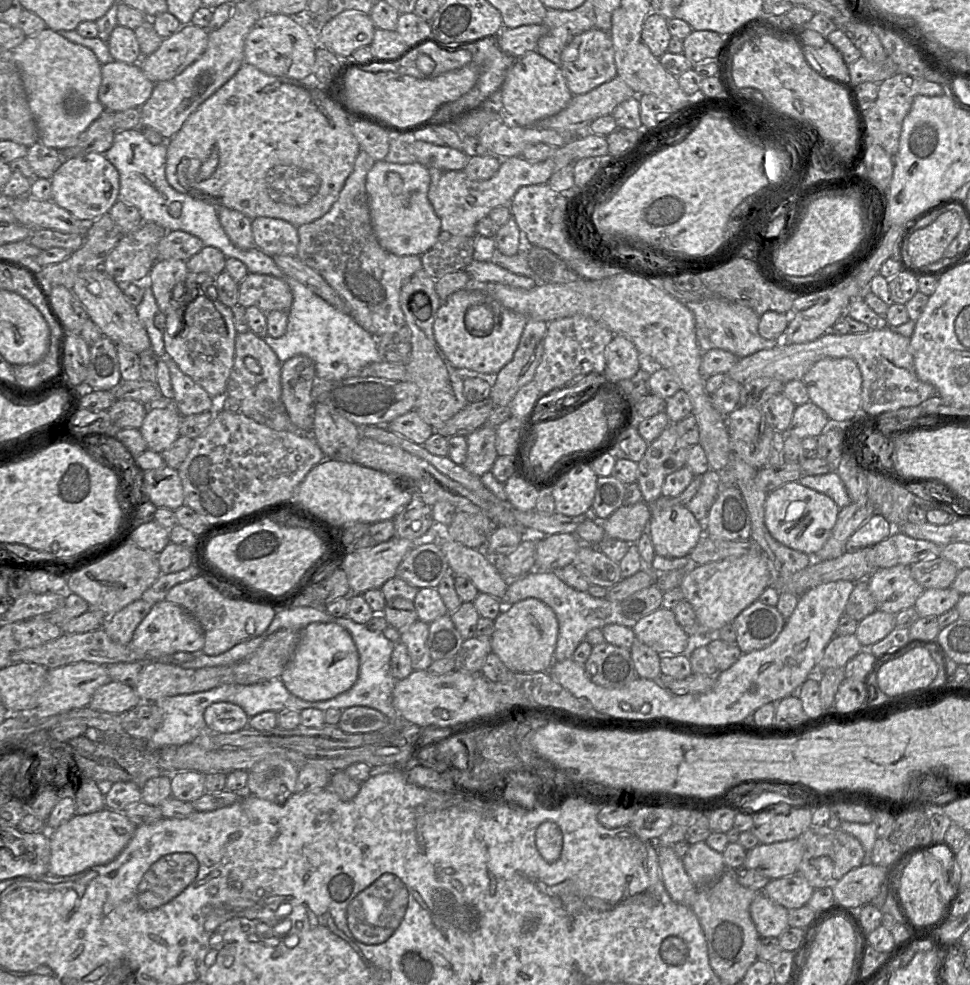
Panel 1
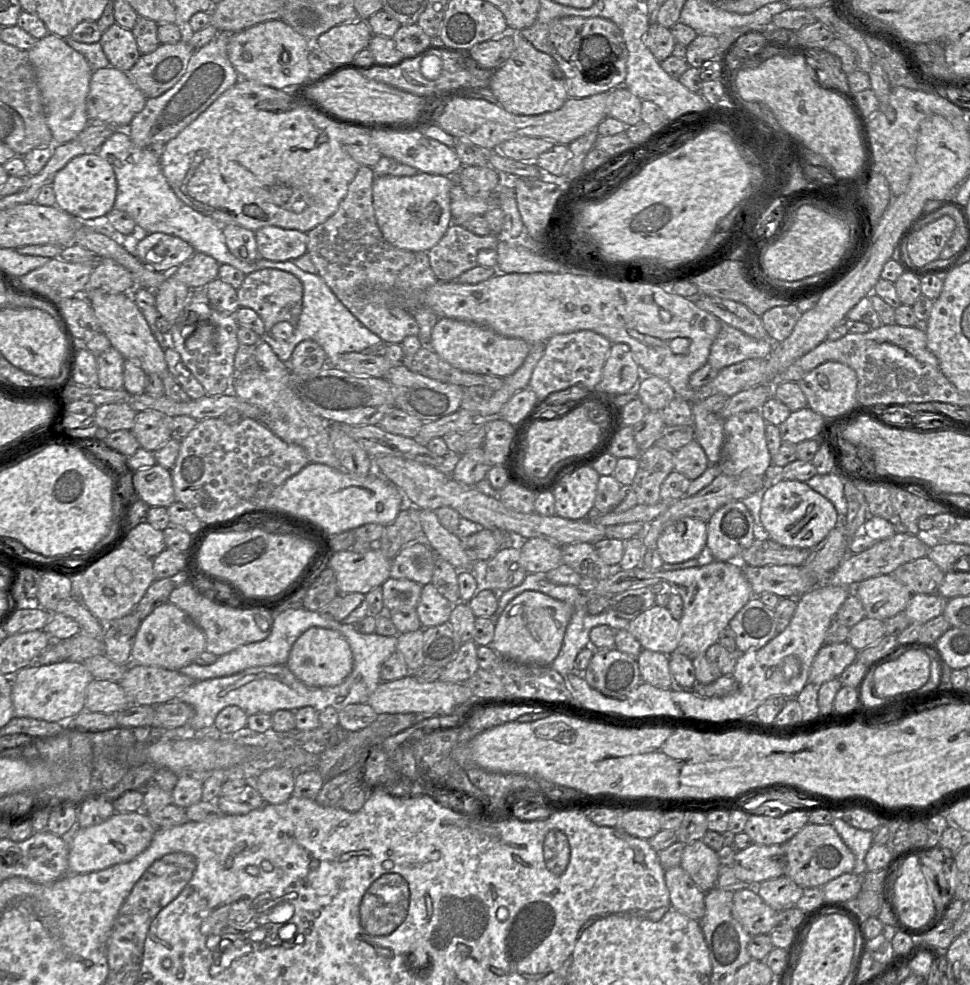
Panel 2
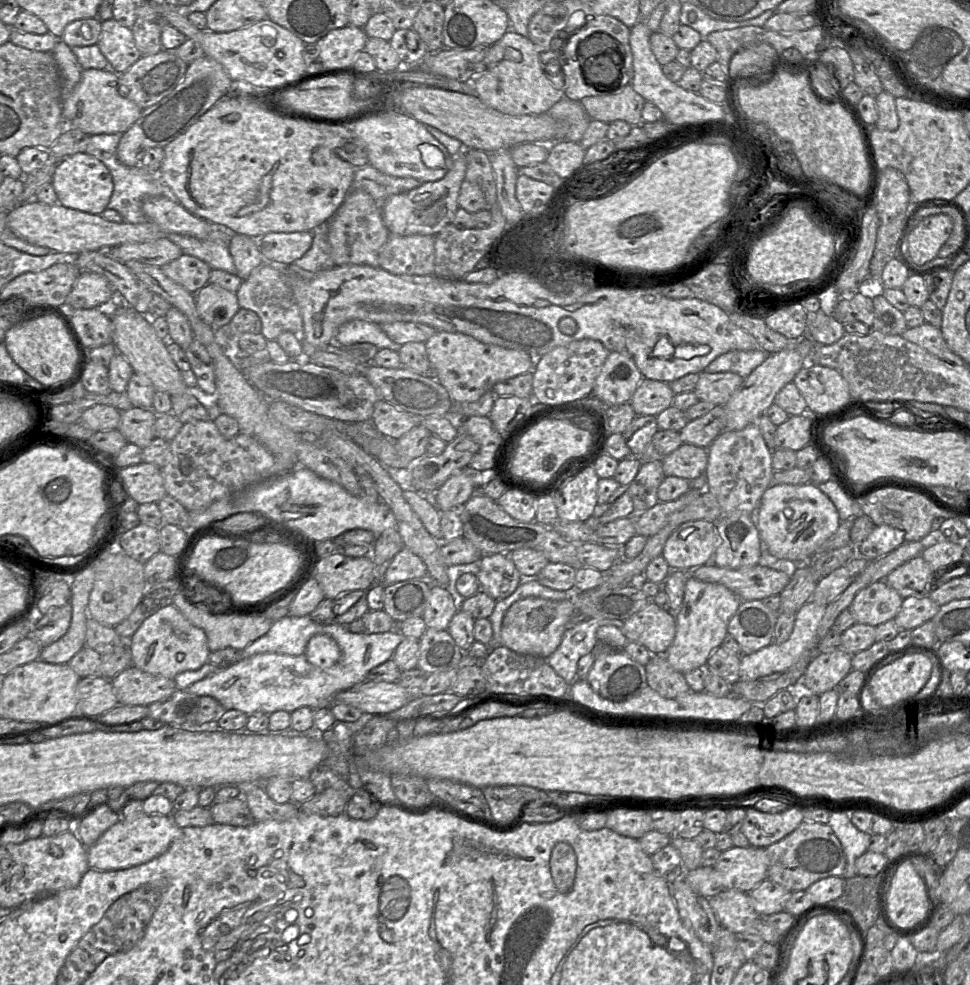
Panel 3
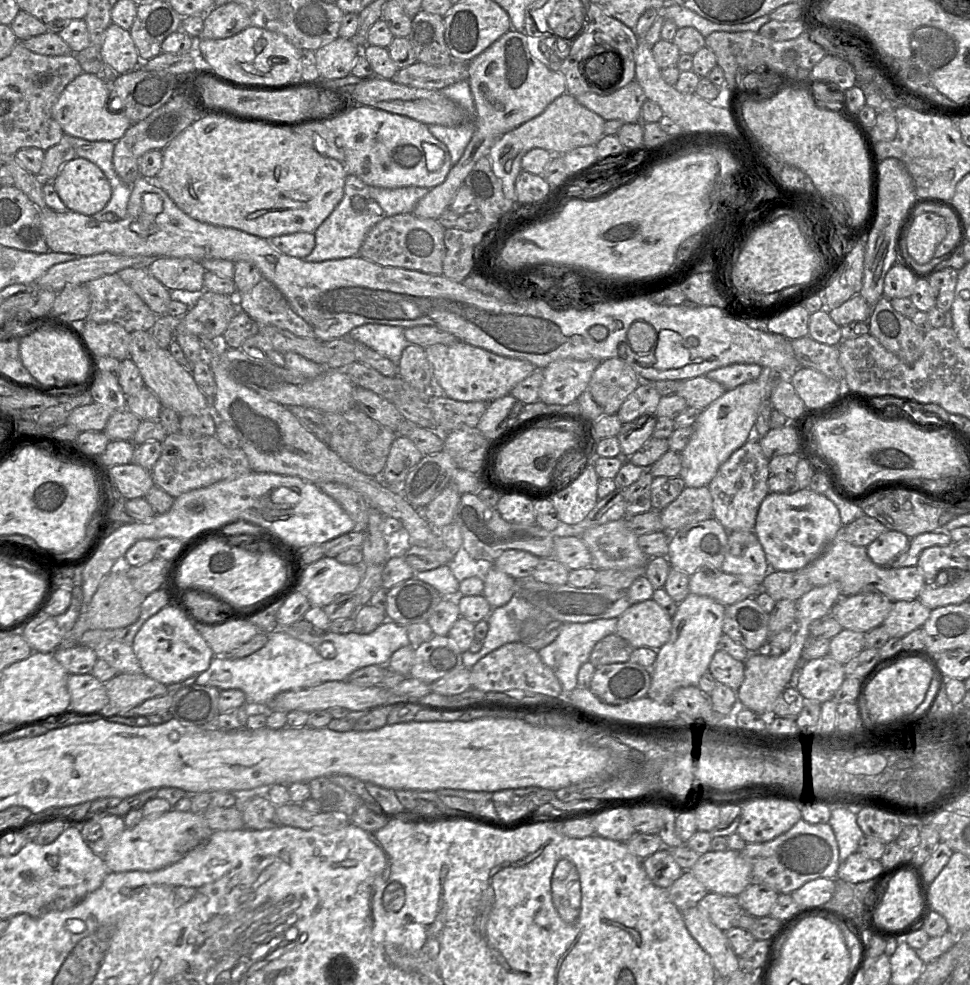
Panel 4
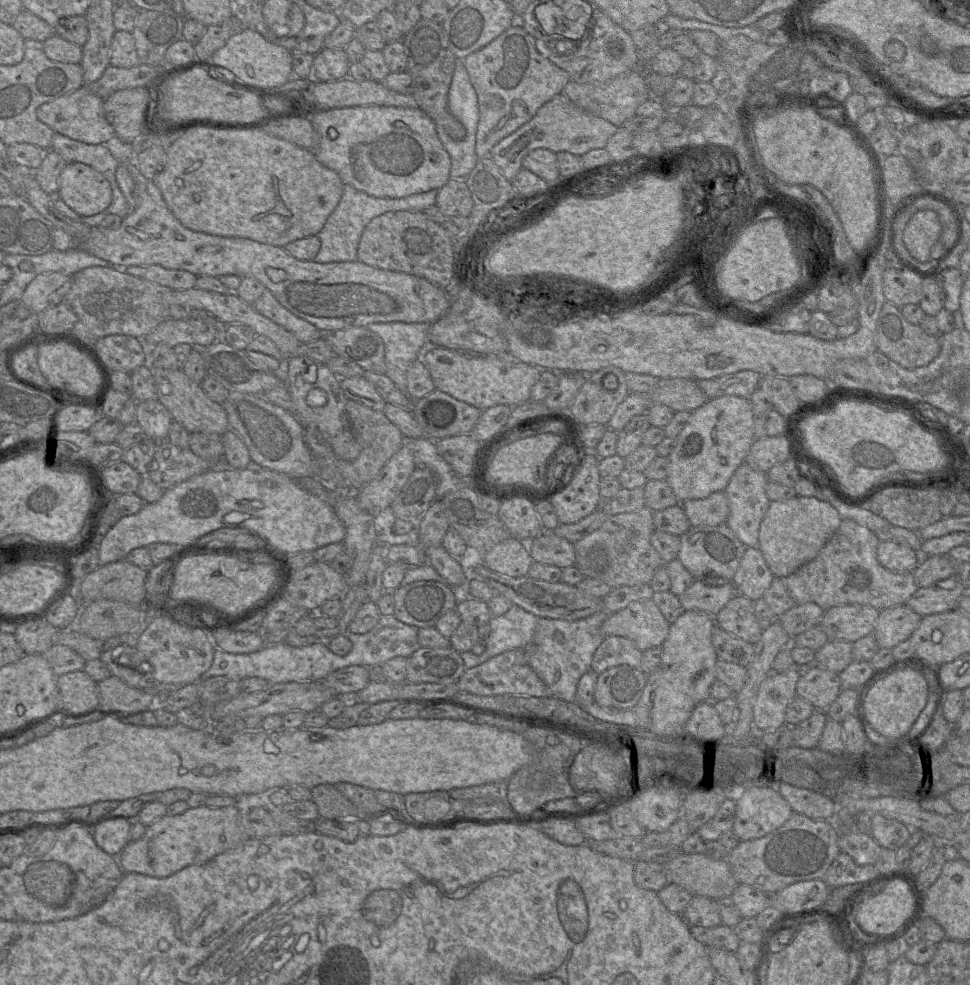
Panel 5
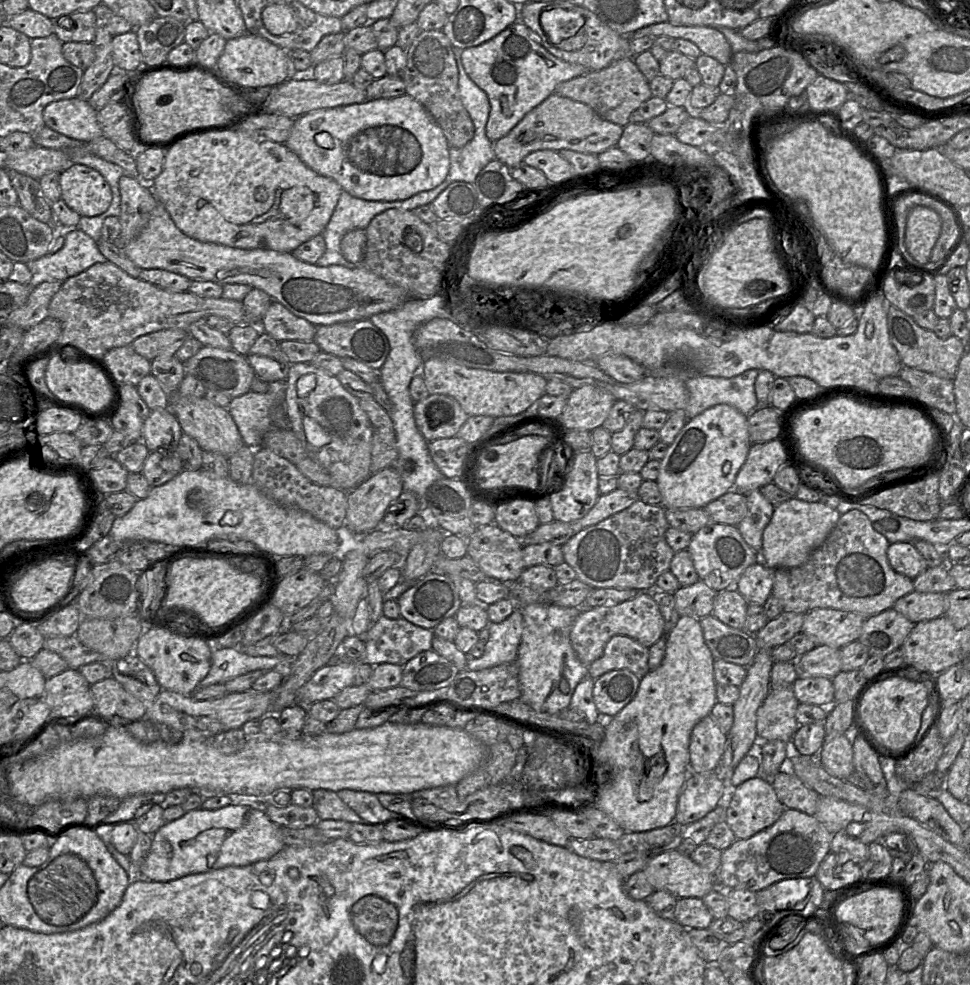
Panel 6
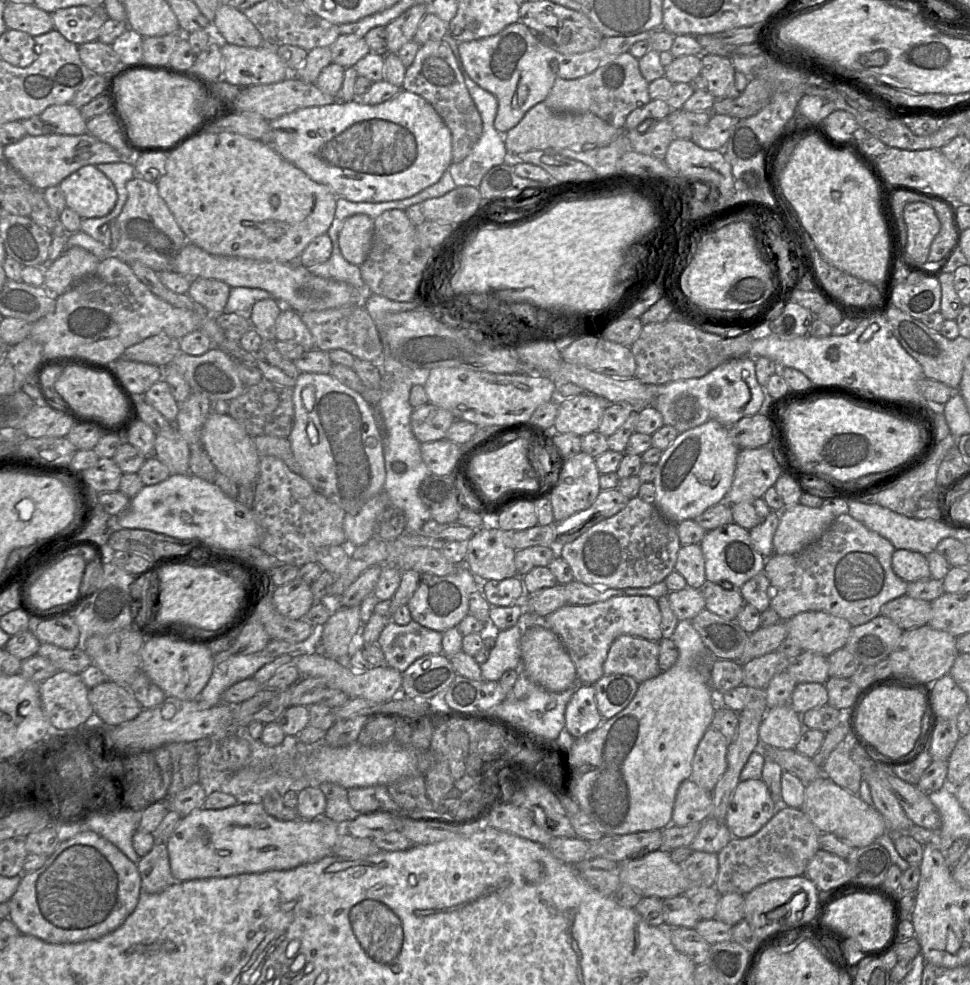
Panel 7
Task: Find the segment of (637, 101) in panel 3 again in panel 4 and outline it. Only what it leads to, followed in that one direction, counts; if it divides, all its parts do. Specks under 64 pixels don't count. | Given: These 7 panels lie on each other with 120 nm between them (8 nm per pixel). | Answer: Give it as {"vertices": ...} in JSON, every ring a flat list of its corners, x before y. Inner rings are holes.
{"vertices":[[635,80,607,96,584,93,574,97,582,106,598,114,605,121,621,120,626,123,641,120,641,107,647,99]]}

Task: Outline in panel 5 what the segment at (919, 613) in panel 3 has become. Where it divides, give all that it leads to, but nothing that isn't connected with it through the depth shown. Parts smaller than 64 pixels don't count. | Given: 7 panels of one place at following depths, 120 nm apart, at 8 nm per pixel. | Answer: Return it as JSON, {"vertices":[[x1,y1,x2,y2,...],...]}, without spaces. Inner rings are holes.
{"vertices":[[897,605,880,611,873,632,880,648,893,649,911,637,922,616,907,605]]}

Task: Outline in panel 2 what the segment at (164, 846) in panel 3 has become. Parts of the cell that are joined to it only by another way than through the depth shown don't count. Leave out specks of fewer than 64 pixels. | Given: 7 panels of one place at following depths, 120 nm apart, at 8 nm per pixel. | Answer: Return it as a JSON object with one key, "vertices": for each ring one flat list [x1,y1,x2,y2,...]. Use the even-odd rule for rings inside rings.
{"vertices":[[144,810,115,813,101,824,87,828,76,827,68,838,69,873,89,873,128,862,150,845,158,827]]}

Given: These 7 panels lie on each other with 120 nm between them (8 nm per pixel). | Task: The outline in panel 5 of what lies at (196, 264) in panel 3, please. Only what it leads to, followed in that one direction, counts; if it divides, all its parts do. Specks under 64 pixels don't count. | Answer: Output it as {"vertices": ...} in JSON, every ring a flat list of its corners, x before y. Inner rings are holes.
{"vertices":[[156,264,128,266,125,273,174,290,195,288,198,278,189,271,168,269]]}

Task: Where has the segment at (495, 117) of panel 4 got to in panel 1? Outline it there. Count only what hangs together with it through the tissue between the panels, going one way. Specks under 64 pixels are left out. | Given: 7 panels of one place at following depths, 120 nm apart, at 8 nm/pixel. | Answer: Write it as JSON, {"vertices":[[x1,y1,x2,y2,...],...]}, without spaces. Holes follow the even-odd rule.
{"vertices":[[530,51,516,58,500,92,504,116,510,123,522,127,532,126,543,118,559,113,573,96,561,68,537,51],[385,160,374,163,366,176,366,193,371,225,380,246,396,256,422,256,436,243,441,221,428,199,428,168,418,162,394,164]]}

